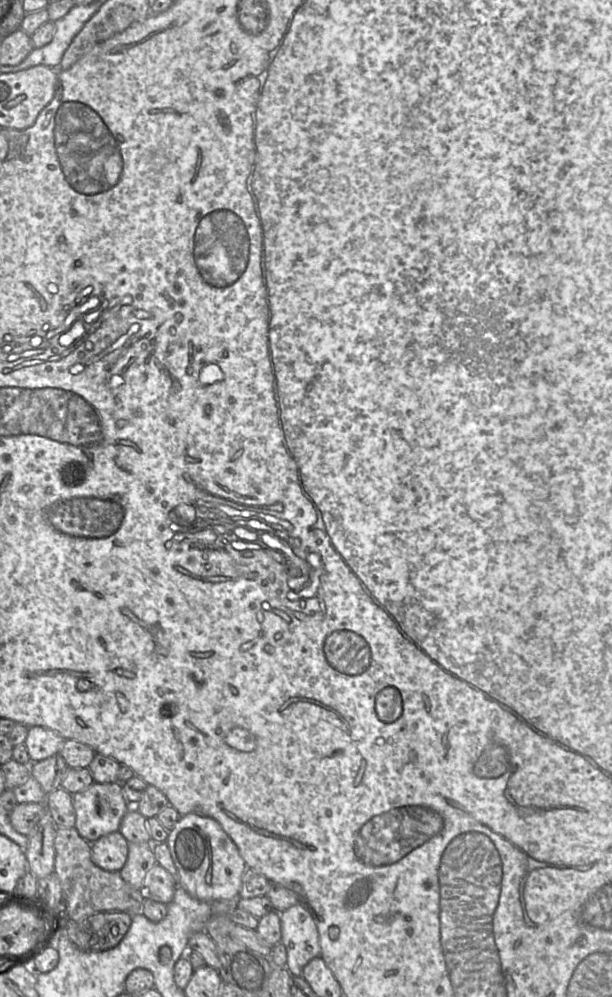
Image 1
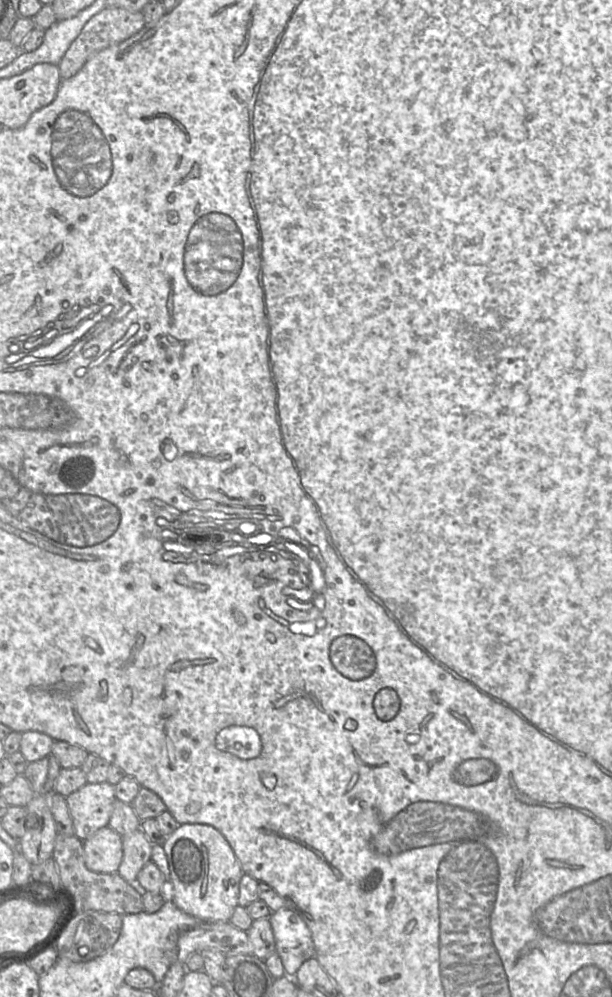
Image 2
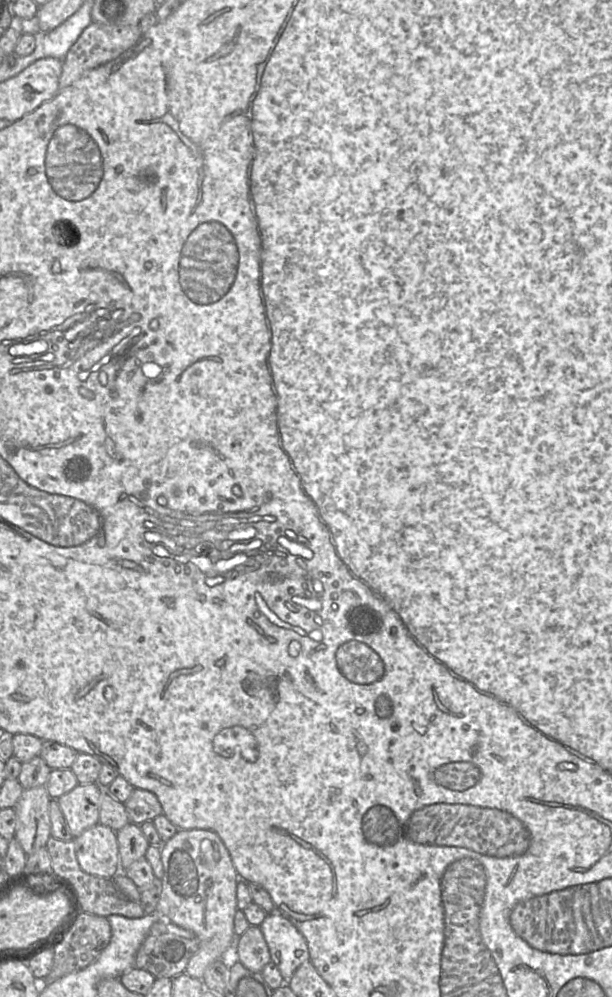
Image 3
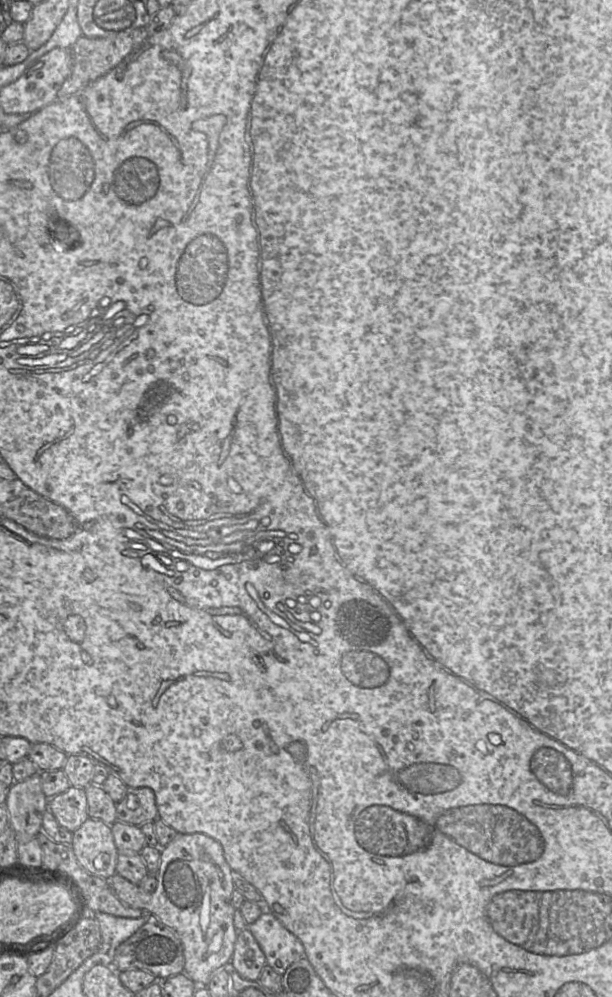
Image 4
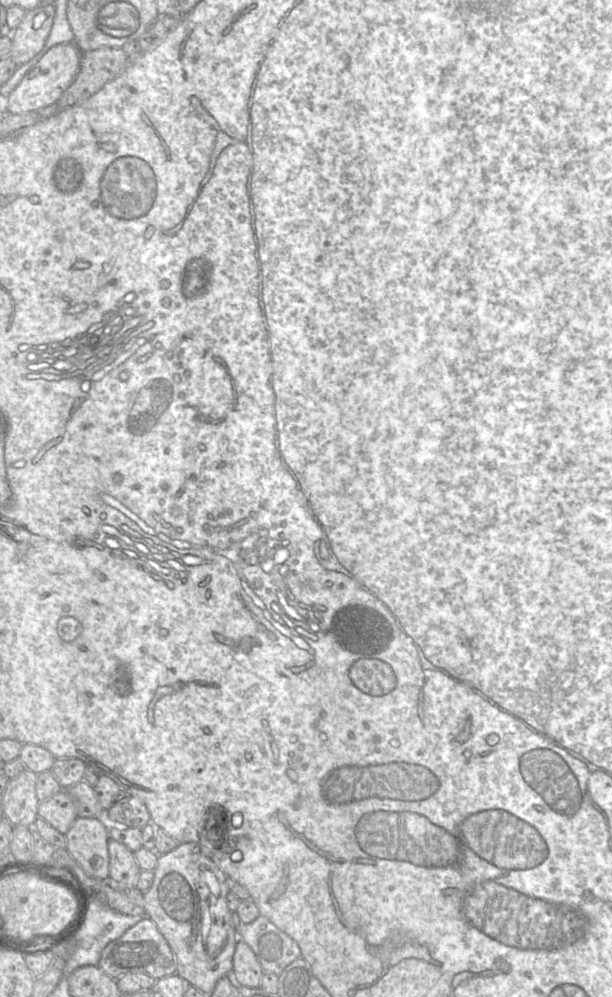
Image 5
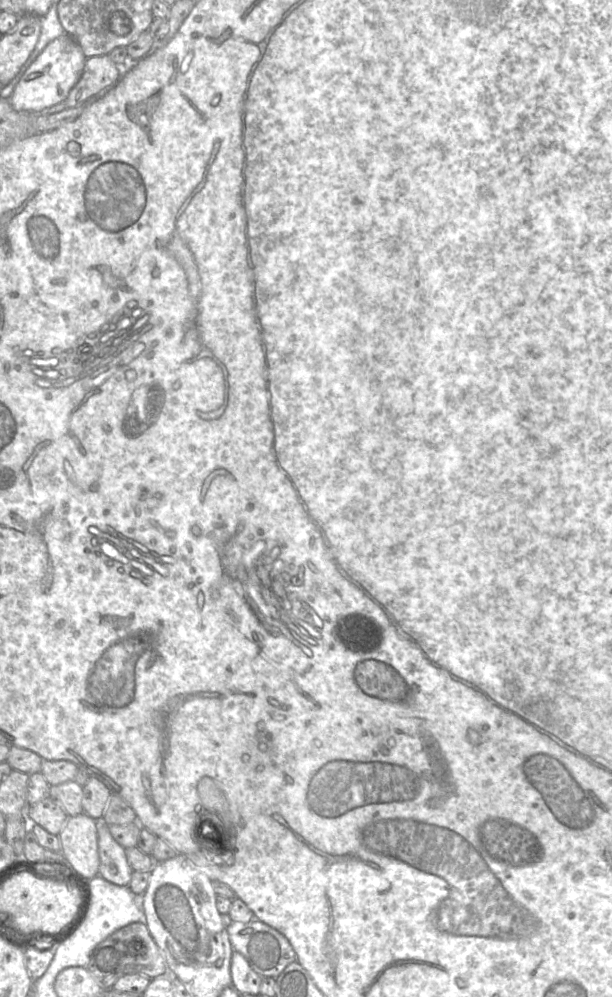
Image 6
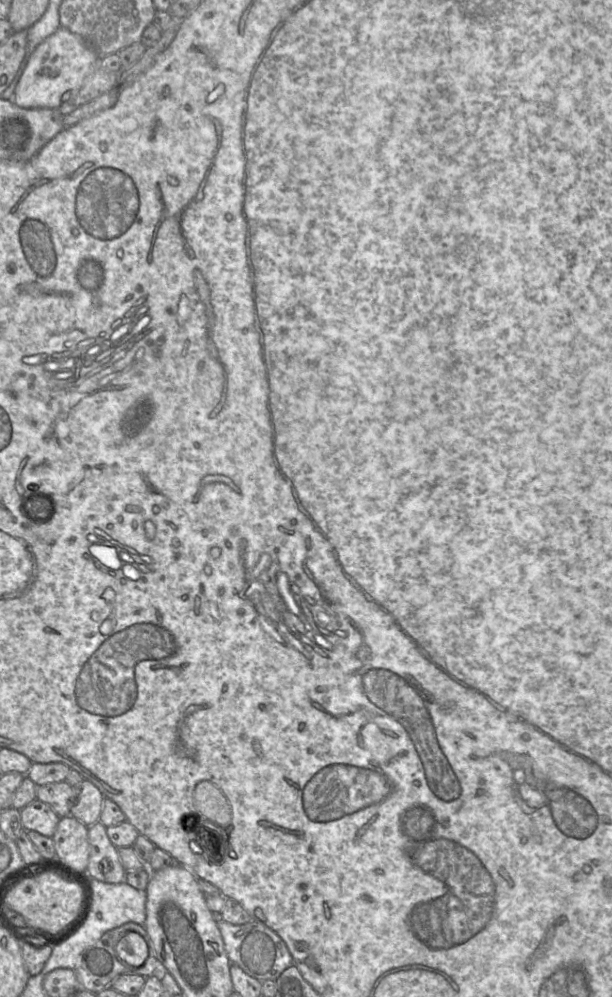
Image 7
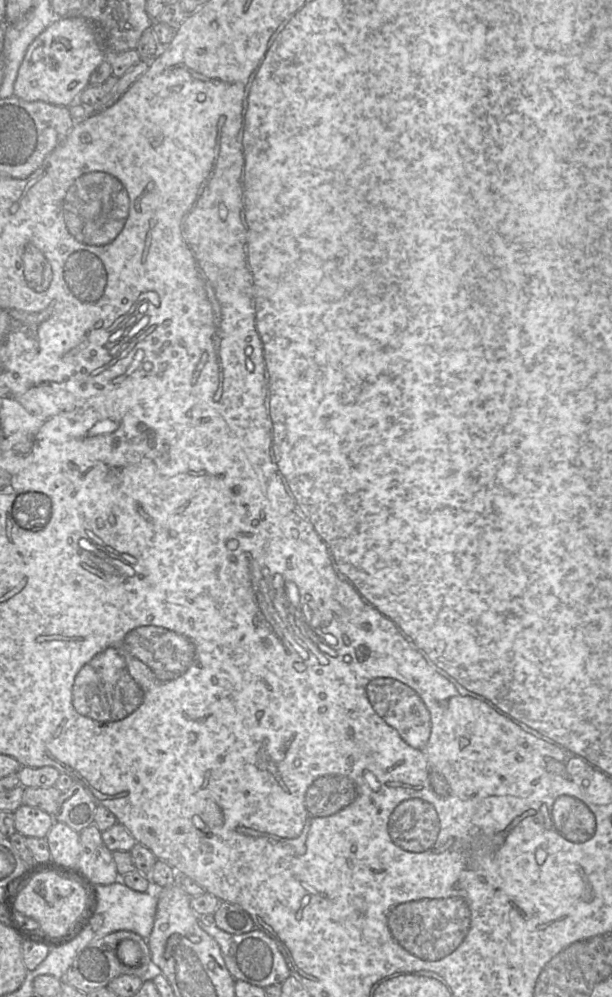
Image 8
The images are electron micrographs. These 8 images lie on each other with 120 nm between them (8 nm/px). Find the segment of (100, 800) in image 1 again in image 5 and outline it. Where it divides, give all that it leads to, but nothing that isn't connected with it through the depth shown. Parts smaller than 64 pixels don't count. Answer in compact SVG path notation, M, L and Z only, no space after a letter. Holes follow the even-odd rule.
M61 790L50 798L40 801L38 817L46 820L56 830L65 835L78 815L71 797L65 790Z

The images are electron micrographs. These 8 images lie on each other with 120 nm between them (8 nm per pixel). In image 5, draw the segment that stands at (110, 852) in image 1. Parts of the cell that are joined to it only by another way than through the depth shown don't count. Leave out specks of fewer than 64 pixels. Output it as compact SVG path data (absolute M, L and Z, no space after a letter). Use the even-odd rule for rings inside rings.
M78 817L65 838L66 849L86 874L110 880L108 823L104 818Z

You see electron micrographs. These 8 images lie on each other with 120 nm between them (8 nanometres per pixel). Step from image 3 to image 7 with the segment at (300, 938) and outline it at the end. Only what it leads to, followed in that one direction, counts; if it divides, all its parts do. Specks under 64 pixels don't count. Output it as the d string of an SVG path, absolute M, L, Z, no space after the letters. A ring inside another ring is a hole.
M252 920L246 924L233 925L220 921L217 924L231 964L238 965L249 976L259 981L275 981L287 968L294 965L285 942L262 922Z

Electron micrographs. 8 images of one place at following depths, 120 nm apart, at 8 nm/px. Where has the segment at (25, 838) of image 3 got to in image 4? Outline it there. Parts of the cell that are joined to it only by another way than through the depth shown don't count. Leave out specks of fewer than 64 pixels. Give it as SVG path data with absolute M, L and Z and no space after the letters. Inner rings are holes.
M39 773L14 782L8 788L5 804L17 845L18 842L35 839L42 831L42 817L48 808L48 801L41 788Z

